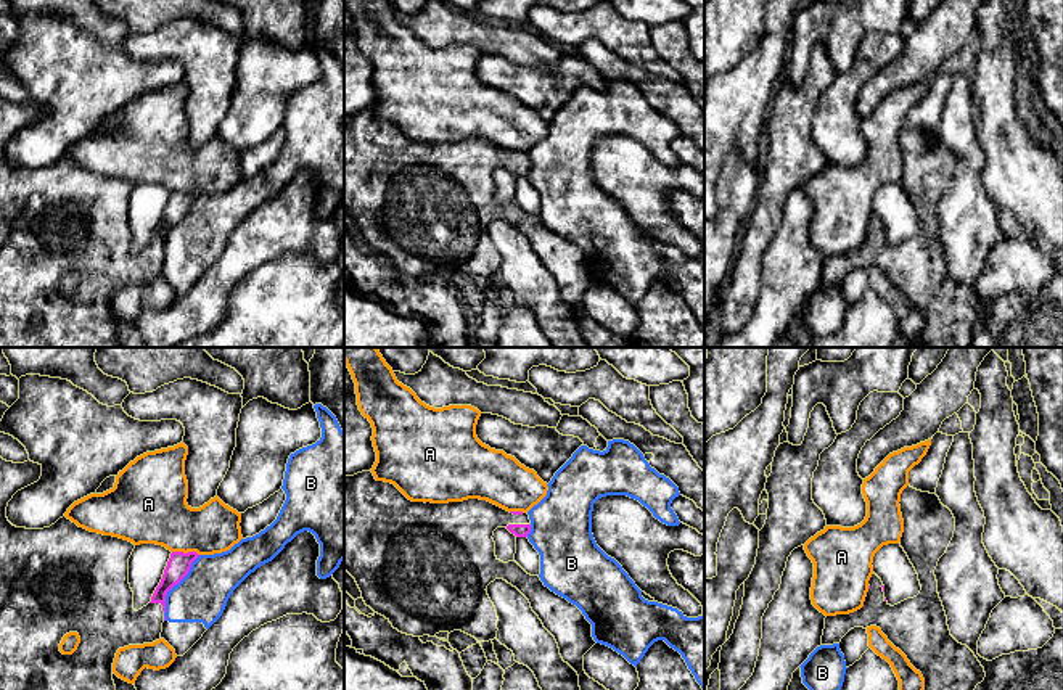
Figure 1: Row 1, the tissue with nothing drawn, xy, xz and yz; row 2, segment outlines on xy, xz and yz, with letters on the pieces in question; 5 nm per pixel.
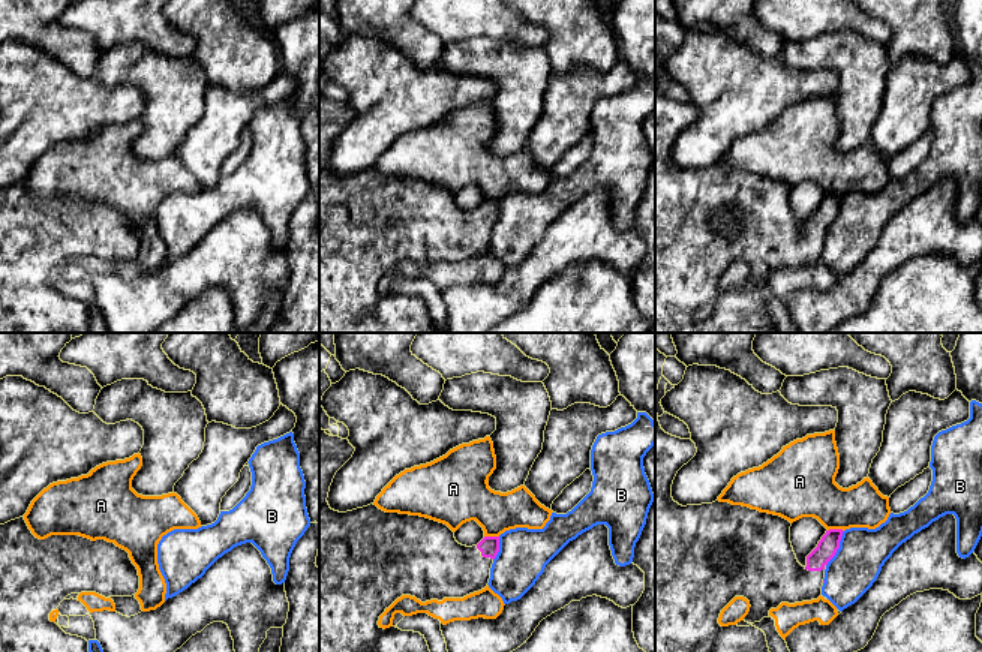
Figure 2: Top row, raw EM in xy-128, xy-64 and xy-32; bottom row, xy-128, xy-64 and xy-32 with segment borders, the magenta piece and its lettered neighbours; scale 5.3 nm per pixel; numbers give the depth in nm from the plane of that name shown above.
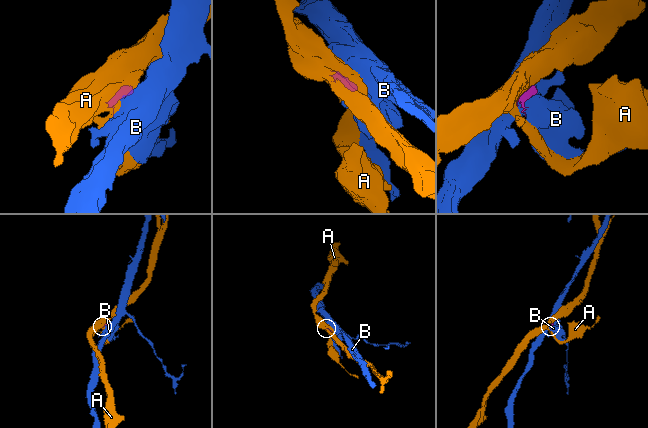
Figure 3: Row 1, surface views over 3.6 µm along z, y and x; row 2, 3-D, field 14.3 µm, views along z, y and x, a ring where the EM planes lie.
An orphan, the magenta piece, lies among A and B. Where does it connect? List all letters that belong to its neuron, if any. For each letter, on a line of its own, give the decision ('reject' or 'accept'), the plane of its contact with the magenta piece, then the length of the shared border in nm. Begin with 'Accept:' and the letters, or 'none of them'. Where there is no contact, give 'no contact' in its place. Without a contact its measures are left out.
Accept: none of them
A: reject | xy | 140 nm
B: reject | xy | 380 nm

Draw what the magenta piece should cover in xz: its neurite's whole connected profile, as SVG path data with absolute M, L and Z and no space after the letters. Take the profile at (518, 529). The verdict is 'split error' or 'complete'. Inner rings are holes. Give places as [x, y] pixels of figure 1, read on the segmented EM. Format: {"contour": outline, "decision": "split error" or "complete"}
{"contour": "M371 471L344 476L344 569L355 579L365 605L384 616L394 629L413 637L462 630L478 642L494 640L499 618L486 589L495 579L503 579L529 600L532 611L555 637L563 661L577 672L581 690L606 690L584 671L584 655L597 643L592 624L576 605L545 587L539 576L527 574L515 560L503 563L495 557L492 536L497 528L507 528L516 537L527 537L531 520L527 513L507 511L479 499L449 503L412 502L394 484L376 481Z", "decision": "split error"}

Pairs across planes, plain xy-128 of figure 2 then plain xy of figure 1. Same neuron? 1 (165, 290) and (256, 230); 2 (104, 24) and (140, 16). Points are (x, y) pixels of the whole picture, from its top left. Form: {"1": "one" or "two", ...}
{"1": "one", "2": "one"}

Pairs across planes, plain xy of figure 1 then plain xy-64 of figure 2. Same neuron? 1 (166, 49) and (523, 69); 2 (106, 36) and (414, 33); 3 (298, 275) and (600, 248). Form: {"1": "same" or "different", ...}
{"1": "same", "2": "same", "3": "different"}

